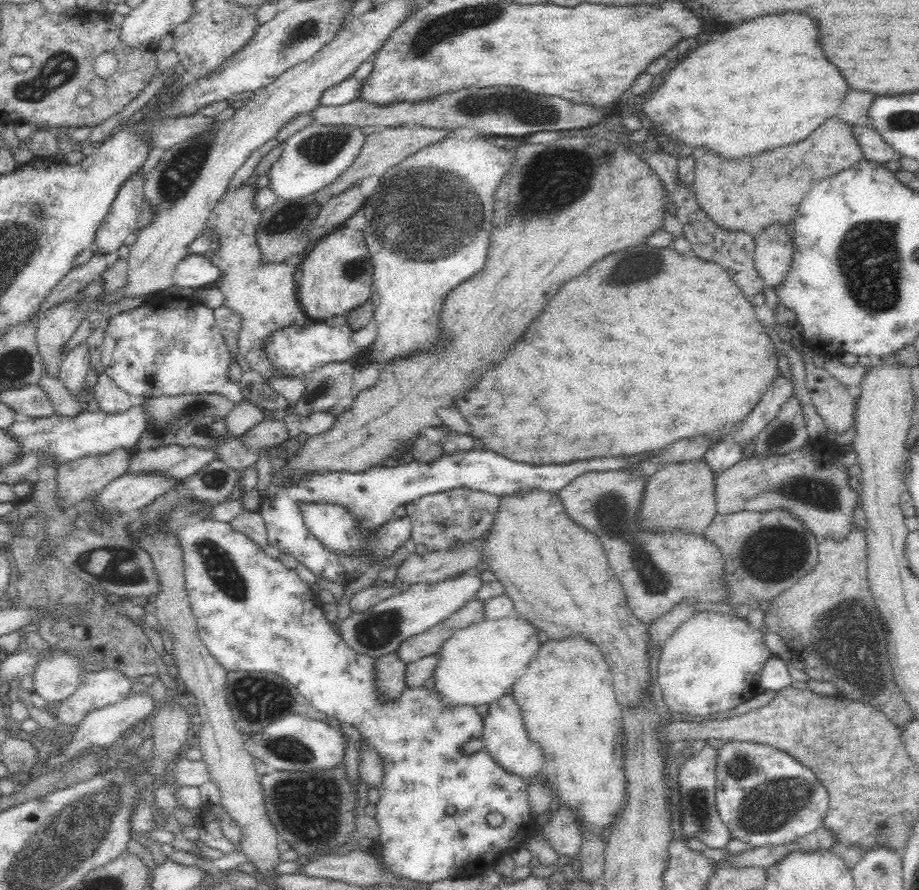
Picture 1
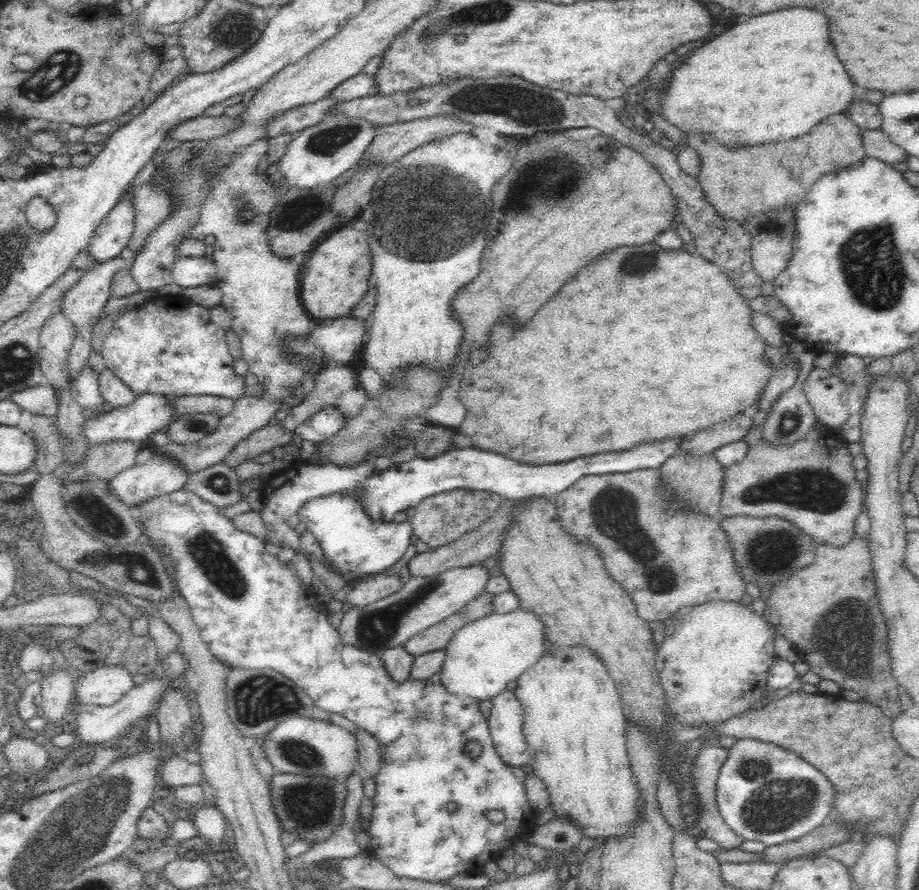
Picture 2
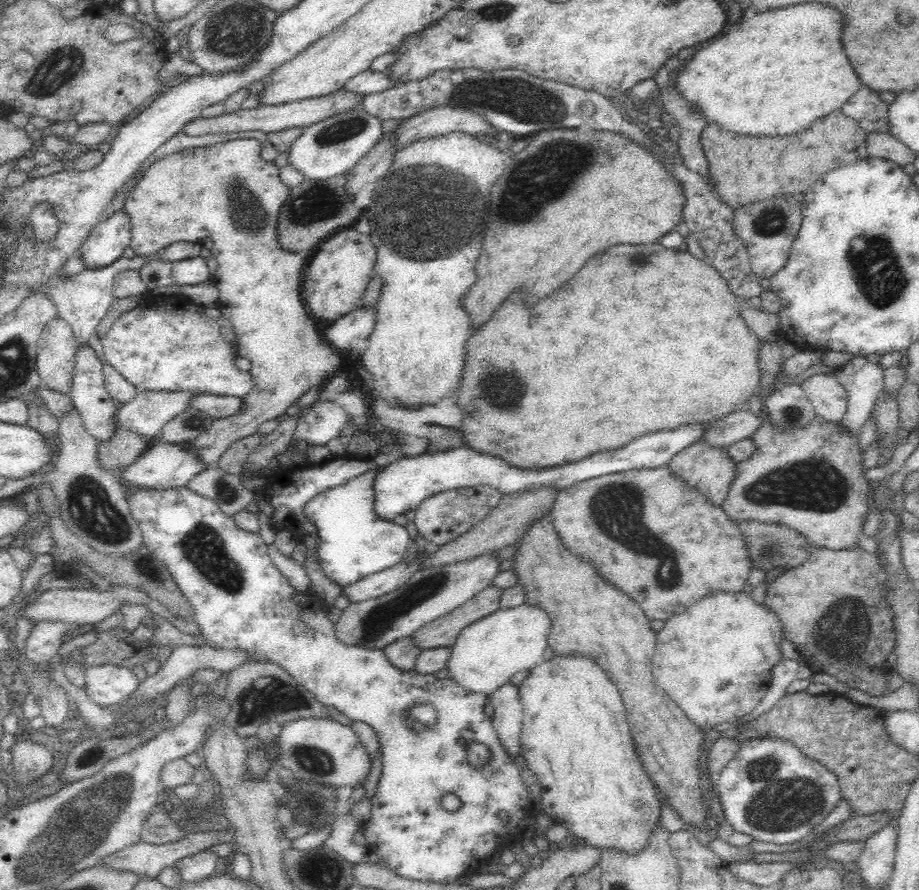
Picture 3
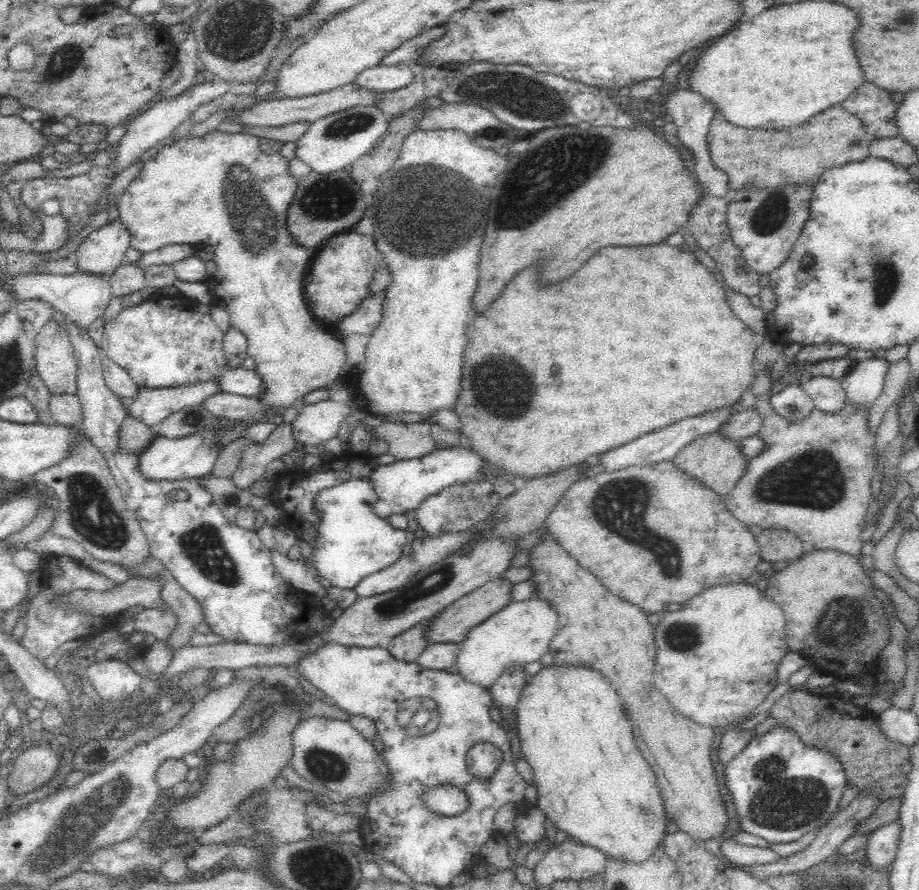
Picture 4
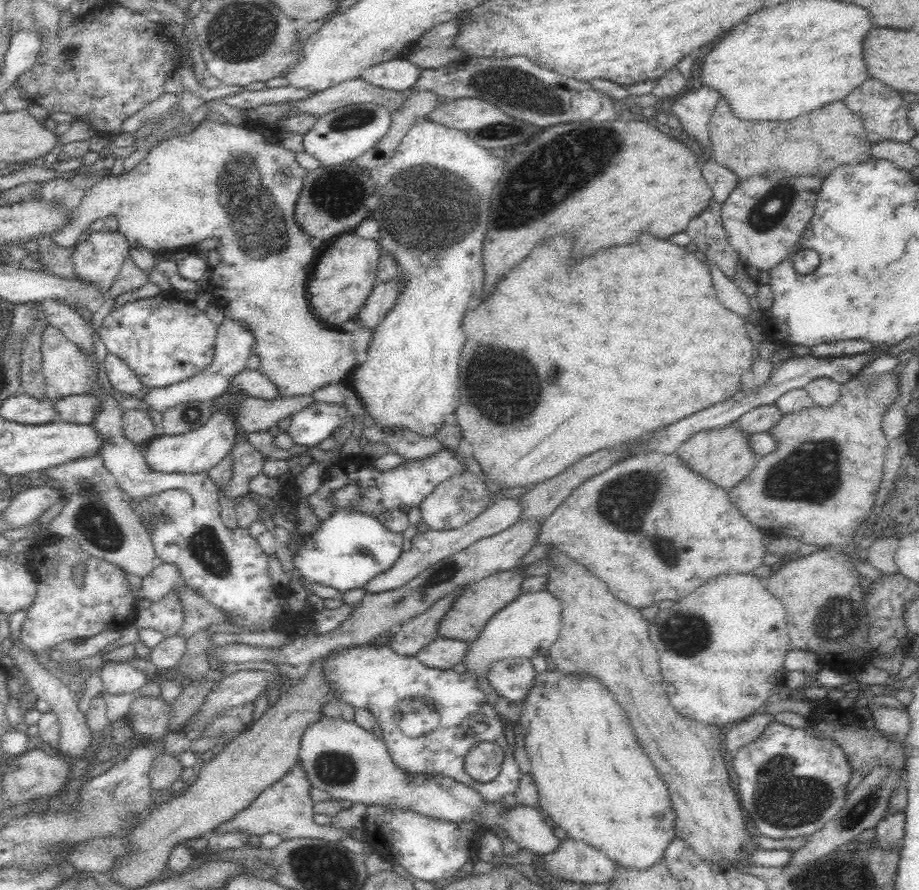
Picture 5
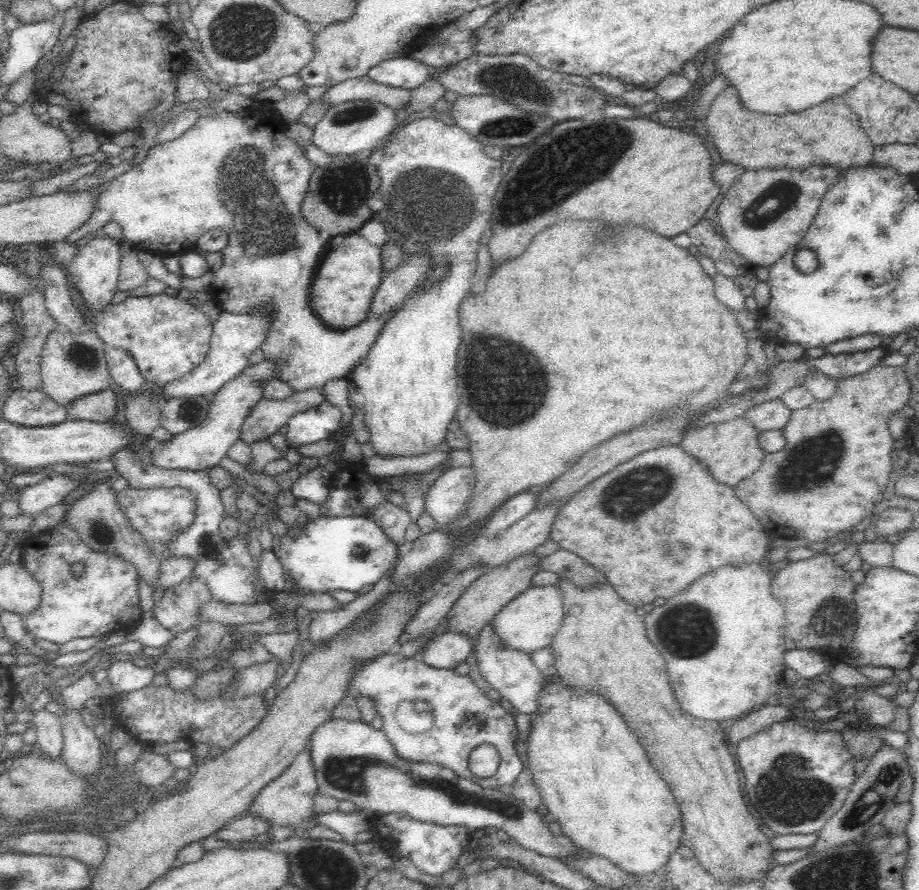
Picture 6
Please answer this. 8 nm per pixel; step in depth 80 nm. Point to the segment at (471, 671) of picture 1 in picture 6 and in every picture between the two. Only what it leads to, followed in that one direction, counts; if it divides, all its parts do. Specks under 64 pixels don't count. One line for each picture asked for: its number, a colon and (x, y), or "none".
2: (482, 657)
3: (488, 652)
4: (520, 633)
5: (527, 627)
6: (530, 621)

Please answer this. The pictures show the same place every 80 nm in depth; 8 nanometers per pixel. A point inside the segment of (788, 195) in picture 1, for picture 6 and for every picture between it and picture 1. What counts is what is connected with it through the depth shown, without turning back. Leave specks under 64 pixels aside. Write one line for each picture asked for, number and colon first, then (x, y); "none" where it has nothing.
2: (741, 182)
3: (744, 169)
4: (759, 157)
5: (818, 142)
6: (829, 133)

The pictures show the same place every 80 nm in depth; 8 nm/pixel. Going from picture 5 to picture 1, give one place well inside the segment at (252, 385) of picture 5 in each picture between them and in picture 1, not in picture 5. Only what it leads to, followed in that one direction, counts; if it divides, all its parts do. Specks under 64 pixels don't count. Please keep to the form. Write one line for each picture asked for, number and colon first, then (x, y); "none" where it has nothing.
1: (149, 351)
2: (176, 350)
3: (167, 347)
4: (160, 344)

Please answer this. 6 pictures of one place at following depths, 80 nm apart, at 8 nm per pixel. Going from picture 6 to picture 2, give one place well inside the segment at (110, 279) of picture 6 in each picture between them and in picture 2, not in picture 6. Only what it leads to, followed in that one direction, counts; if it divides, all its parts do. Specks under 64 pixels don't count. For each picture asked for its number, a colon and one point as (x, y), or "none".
2: (113, 234)
3: (106, 242)
4: (101, 252)
5: (97, 258)

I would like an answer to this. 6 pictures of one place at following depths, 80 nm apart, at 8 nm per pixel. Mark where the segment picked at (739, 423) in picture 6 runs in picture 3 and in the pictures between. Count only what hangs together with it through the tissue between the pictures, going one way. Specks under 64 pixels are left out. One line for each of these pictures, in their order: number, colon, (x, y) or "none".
3: (709, 469)
4: (716, 461)
5: (722, 455)

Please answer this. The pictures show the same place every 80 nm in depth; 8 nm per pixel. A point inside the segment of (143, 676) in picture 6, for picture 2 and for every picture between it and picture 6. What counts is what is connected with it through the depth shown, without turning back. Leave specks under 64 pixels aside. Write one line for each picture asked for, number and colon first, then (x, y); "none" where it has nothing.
2: (104, 686)
3: (108, 684)
4: (112, 679)
5: (118, 677)

